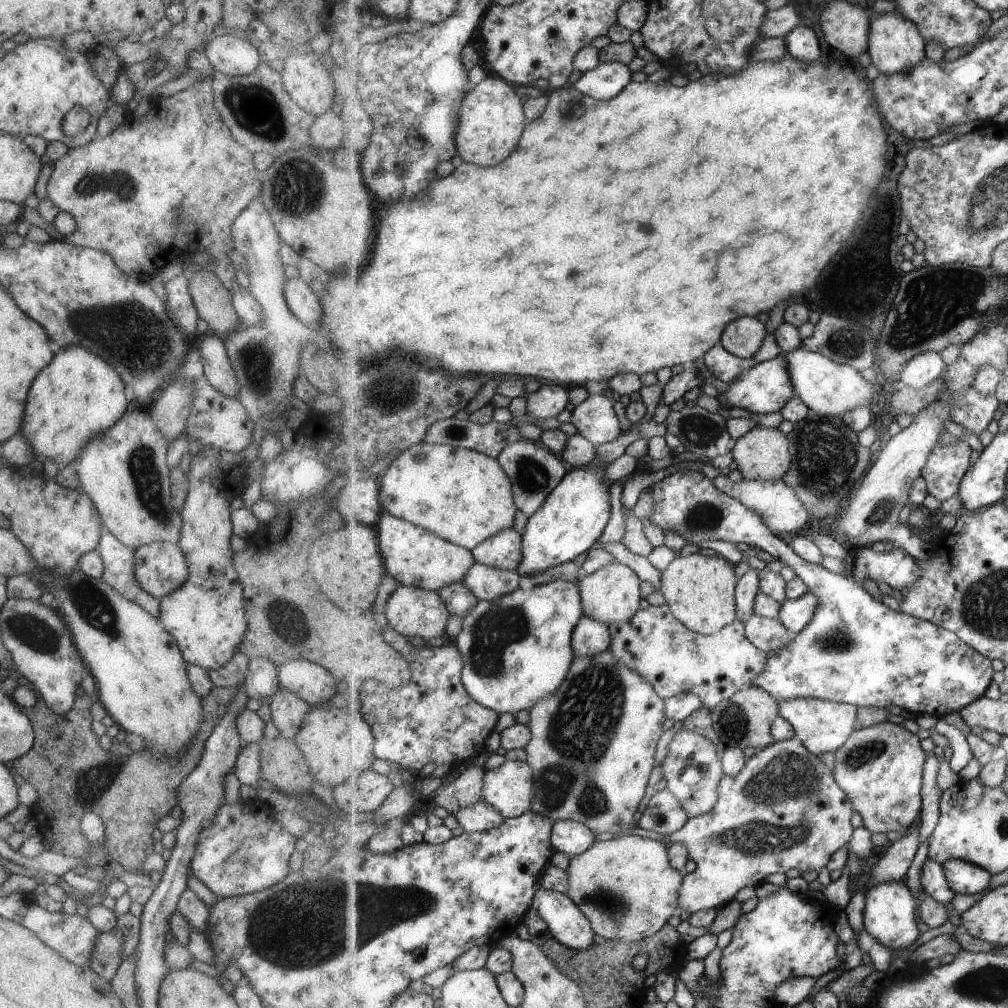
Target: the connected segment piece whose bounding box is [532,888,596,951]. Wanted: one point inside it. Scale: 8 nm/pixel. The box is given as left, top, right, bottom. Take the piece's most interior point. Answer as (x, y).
(571, 927)

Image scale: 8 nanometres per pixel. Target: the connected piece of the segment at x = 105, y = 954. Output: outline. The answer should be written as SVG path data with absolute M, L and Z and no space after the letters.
M119 928L106 933L98 932L89 968L103 980L110 982L121 964L121 950L123 950L123 934Z

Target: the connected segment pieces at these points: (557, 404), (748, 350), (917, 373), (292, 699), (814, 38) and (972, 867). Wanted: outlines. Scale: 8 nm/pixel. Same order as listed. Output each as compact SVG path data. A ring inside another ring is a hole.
M541 386L534 393L530 393L527 399L527 413L531 415L536 422L541 419L555 418L561 414L570 400L570 389L564 386Z
M741 317L726 328L721 343L734 355L748 359L761 350L769 332L768 324L757 317Z
M933 351L914 356L901 373L900 385L922 389L937 381L946 372L947 366L942 353Z
M281 688L273 694L268 707L272 723L279 730L279 735L291 740L302 725L305 714L311 709L298 696Z
M801 24L793 27L786 36L788 52L796 59L805 62L819 62L821 58L821 42L819 36L813 32L809 25Z
M959 859L947 861L943 868L951 888L961 895L976 895L989 890L994 875L975 863Z

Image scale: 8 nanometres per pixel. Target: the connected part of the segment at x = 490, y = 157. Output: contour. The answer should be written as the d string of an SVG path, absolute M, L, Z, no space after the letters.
M489 76L474 85L464 97L456 137L458 152L463 160L475 162L479 166L497 166L517 150L529 120L524 103L513 87L501 76Z

